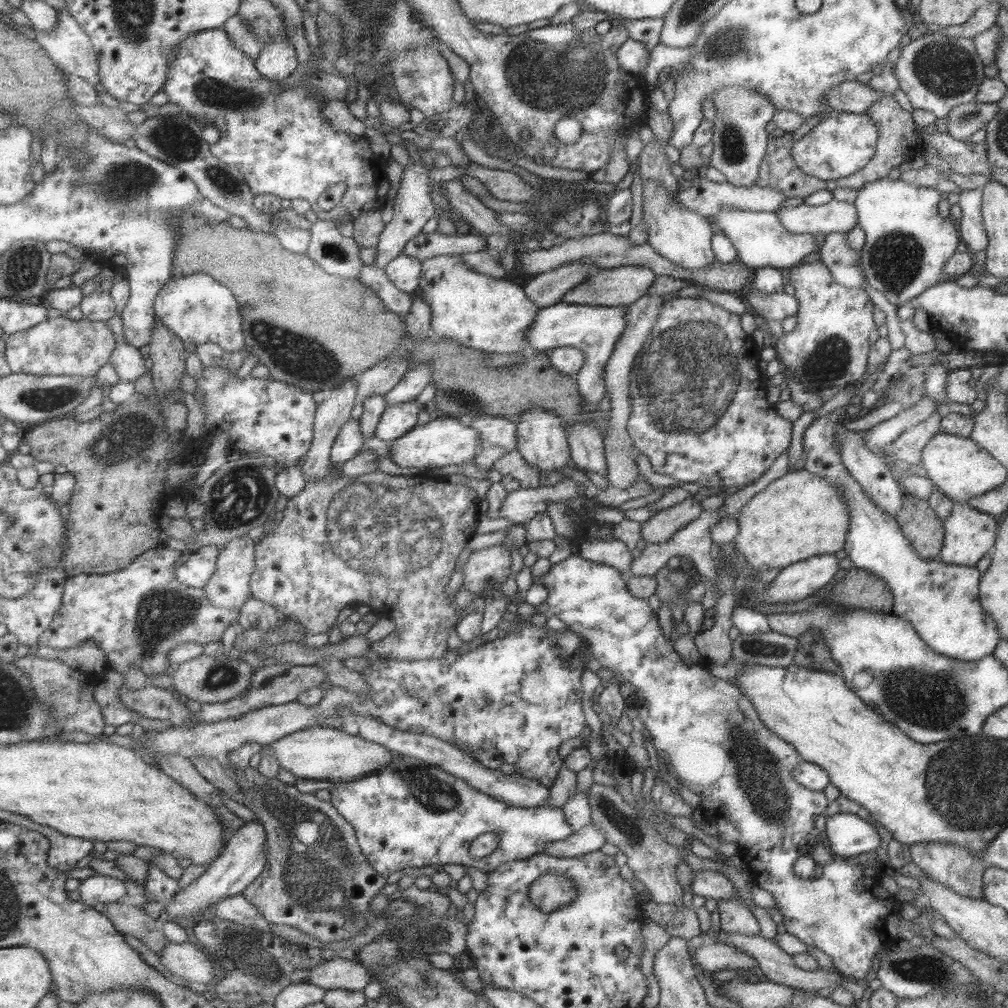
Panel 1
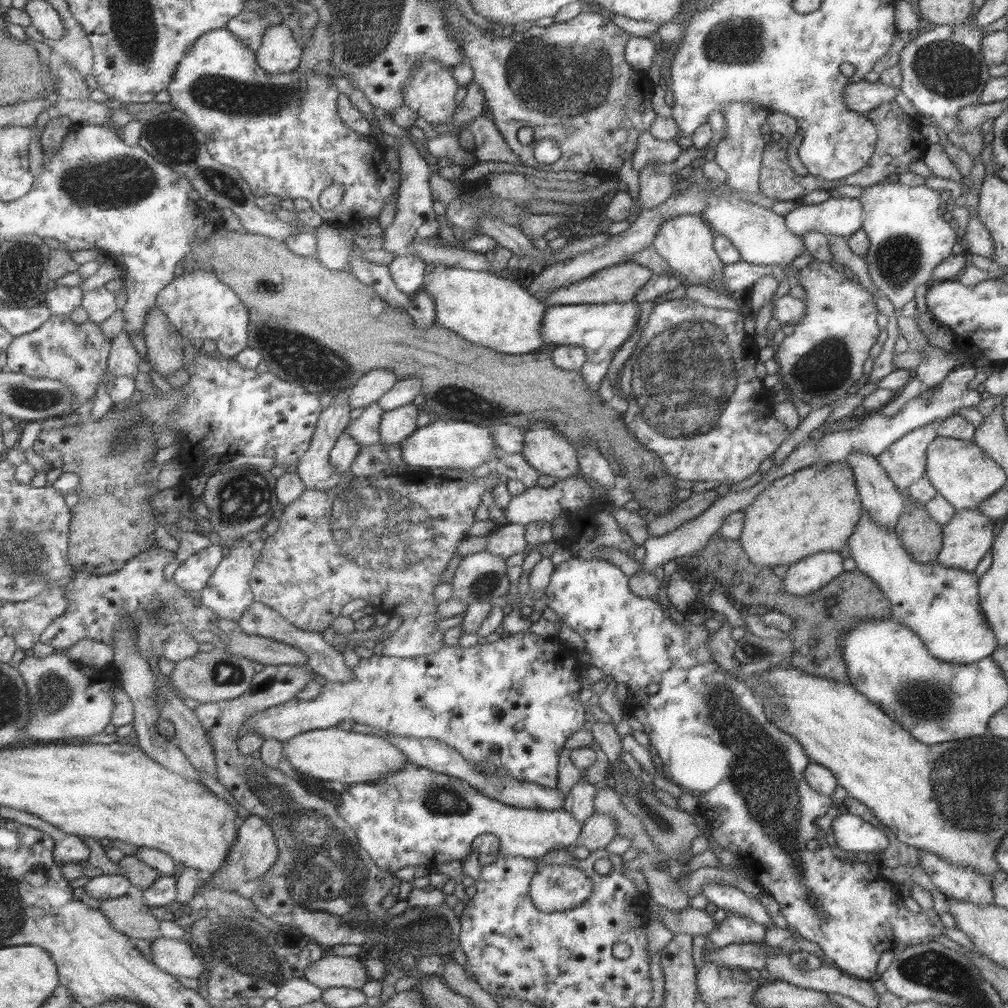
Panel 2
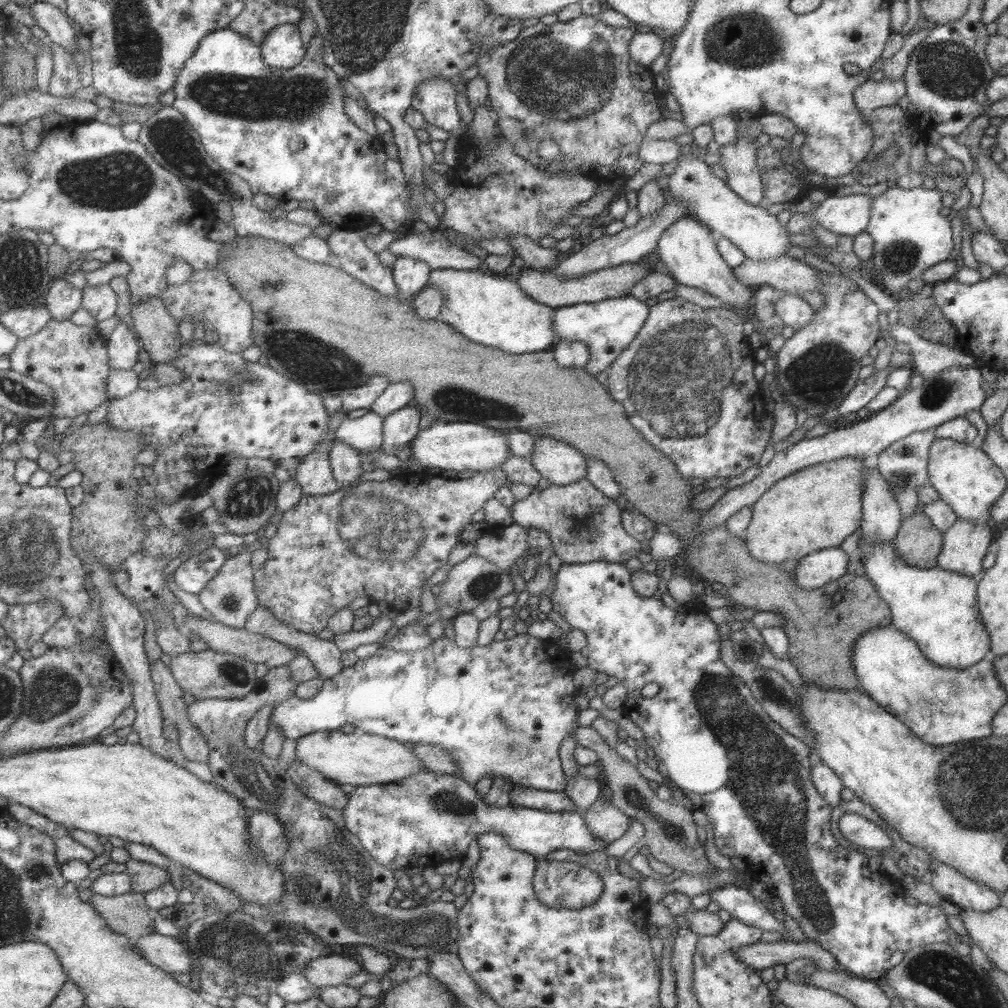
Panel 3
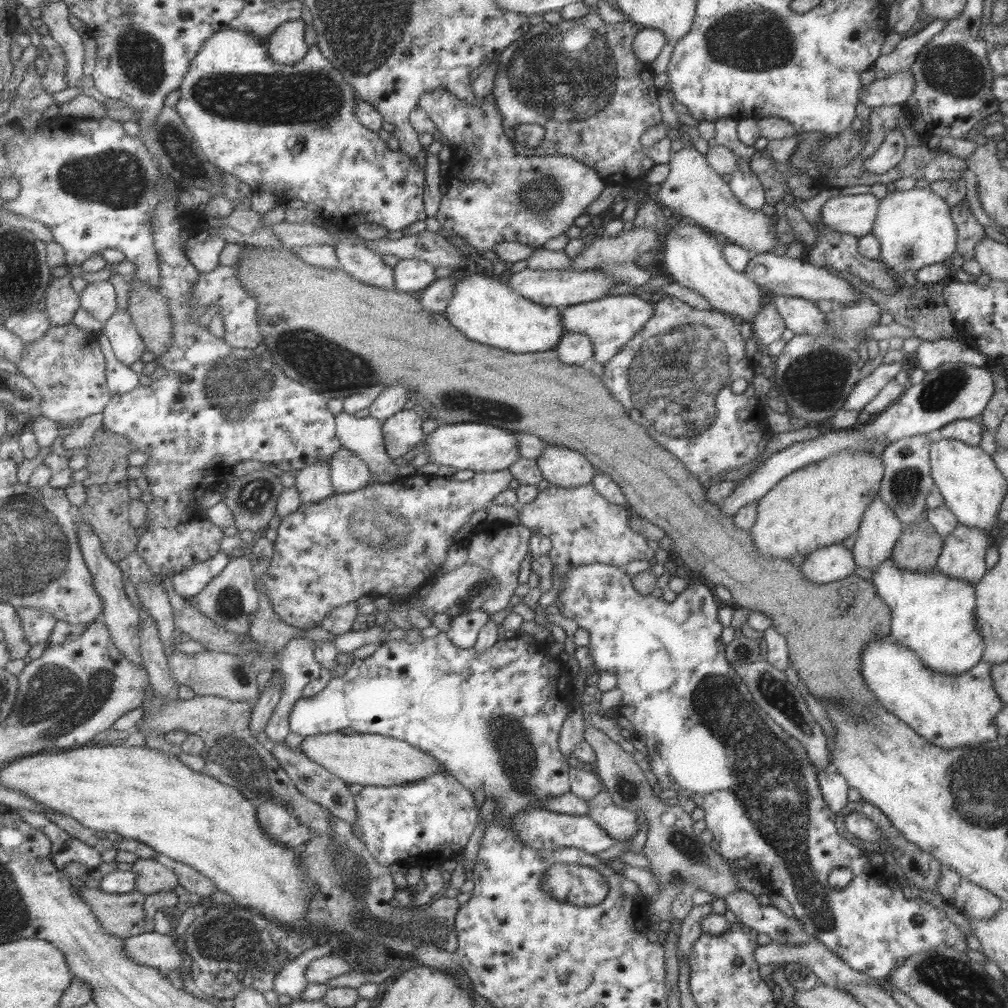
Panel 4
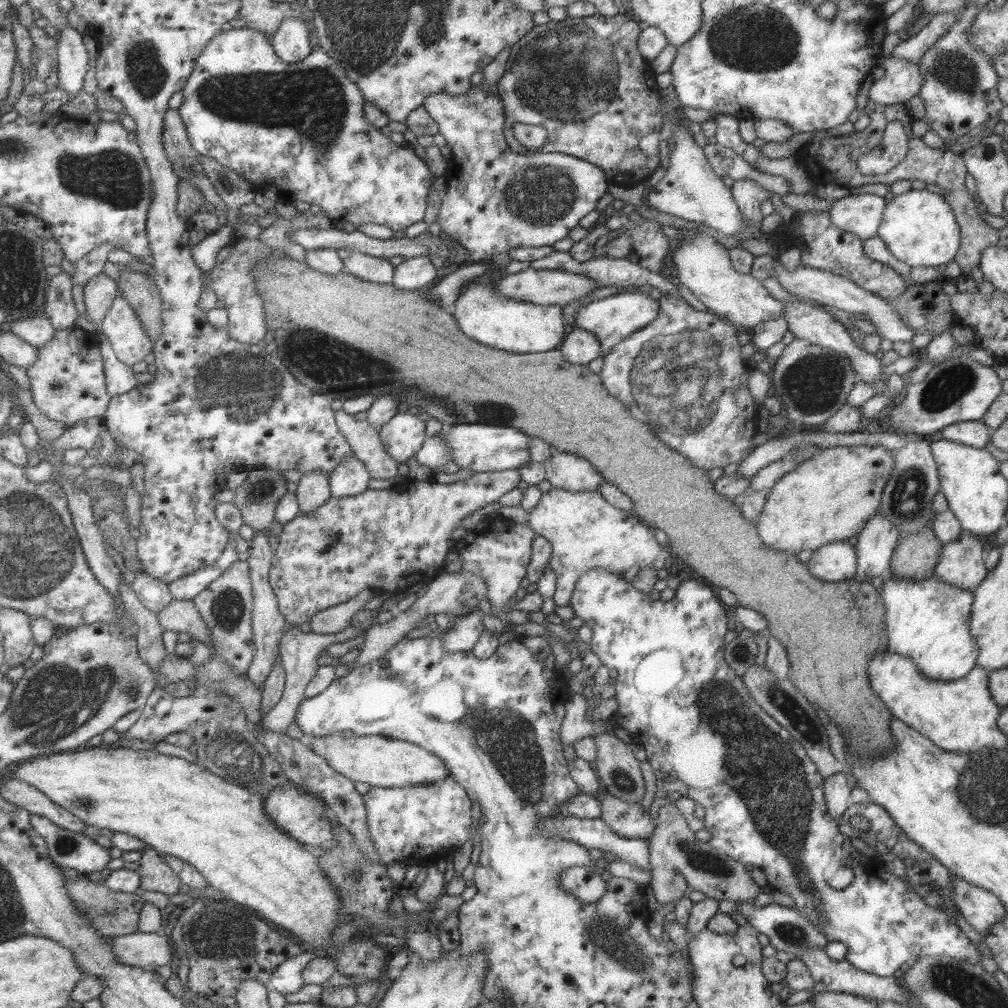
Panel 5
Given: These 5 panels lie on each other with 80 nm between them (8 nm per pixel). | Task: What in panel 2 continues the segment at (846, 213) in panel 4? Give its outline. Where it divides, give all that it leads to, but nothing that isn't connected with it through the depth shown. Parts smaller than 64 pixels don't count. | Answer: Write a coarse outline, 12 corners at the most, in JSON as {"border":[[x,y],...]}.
{"border":[[831,195],[784,214],[785,226],[848,238],[861,229],[857,197]]}

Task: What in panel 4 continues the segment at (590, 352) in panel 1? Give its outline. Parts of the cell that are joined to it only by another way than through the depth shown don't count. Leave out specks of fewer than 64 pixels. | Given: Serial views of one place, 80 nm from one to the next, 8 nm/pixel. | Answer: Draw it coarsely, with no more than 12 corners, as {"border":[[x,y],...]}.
{"border":[[637,295],[560,308],[565,333],[604,364],[653,314]]}

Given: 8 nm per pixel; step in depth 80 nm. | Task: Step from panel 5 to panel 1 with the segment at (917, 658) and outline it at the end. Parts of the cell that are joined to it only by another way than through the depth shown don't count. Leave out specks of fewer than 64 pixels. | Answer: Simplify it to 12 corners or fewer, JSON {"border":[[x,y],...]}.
{"border":[[836,408],[802,435],[803,469],[841,491],[842,548],[892,613],[960,661],[1000,639],[976,567],[922,559],[845,470]]}

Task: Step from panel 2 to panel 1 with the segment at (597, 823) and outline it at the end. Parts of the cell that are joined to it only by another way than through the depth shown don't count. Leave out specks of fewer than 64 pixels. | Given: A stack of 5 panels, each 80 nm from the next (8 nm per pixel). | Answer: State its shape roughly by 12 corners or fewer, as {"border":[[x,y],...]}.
{"border":[[594,824],[548,842],[538,852],[571,858],[597,851],[605,842]]}

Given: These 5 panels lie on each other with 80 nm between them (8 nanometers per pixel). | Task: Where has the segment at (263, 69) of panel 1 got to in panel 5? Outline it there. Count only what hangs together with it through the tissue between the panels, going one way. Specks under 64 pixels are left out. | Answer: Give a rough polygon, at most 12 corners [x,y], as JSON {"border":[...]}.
{"border":[[303,18],[288,19],[273,35],[285,63],[314,53]]}

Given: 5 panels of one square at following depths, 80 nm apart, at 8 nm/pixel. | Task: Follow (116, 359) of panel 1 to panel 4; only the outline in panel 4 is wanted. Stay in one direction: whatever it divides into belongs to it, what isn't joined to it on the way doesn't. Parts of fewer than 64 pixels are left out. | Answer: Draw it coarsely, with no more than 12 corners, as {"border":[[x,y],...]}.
{"border":[[130,311],[105,323],[117,358],[127,366],[141,360],[146,342]]}

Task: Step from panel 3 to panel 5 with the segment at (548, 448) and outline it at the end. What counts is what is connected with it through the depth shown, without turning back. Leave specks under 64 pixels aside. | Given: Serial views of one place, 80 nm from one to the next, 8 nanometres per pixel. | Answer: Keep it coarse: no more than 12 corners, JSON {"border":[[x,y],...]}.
{"border":[[557,450],[545,480],[567,492],[598,490],[603,478],[579,455]]}

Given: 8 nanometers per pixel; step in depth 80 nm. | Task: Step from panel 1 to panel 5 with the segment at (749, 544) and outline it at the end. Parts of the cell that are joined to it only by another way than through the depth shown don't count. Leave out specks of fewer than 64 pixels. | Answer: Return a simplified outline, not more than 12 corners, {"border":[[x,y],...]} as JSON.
{"border":[[829,446],[775,482],[756,519],[793,555],[857,536],[892,456]]}

